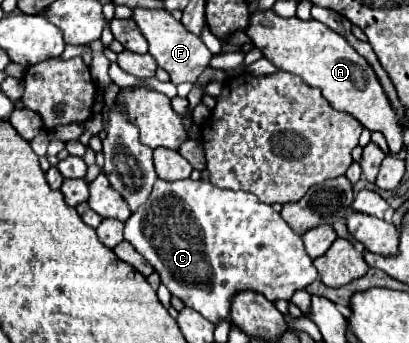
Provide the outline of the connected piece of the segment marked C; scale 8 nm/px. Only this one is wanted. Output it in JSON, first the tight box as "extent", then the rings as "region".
{"extent":[124,180,318,322],"region":[[[156,180],[154,190],[144,206],[140,206],[124,228],[124,238],[154,266],[162,284],[172,296],[178,296],[186,306],[192,306],[210,322],[228,318],[230,298],[240,290],[254,290],[270,298],[290,300],[294,290],[306,288],[318,278],[312,258],[304,250],[302,238],[274,212],[268,204],[258,202],[252,192],[218,188],[202,180]]]}

